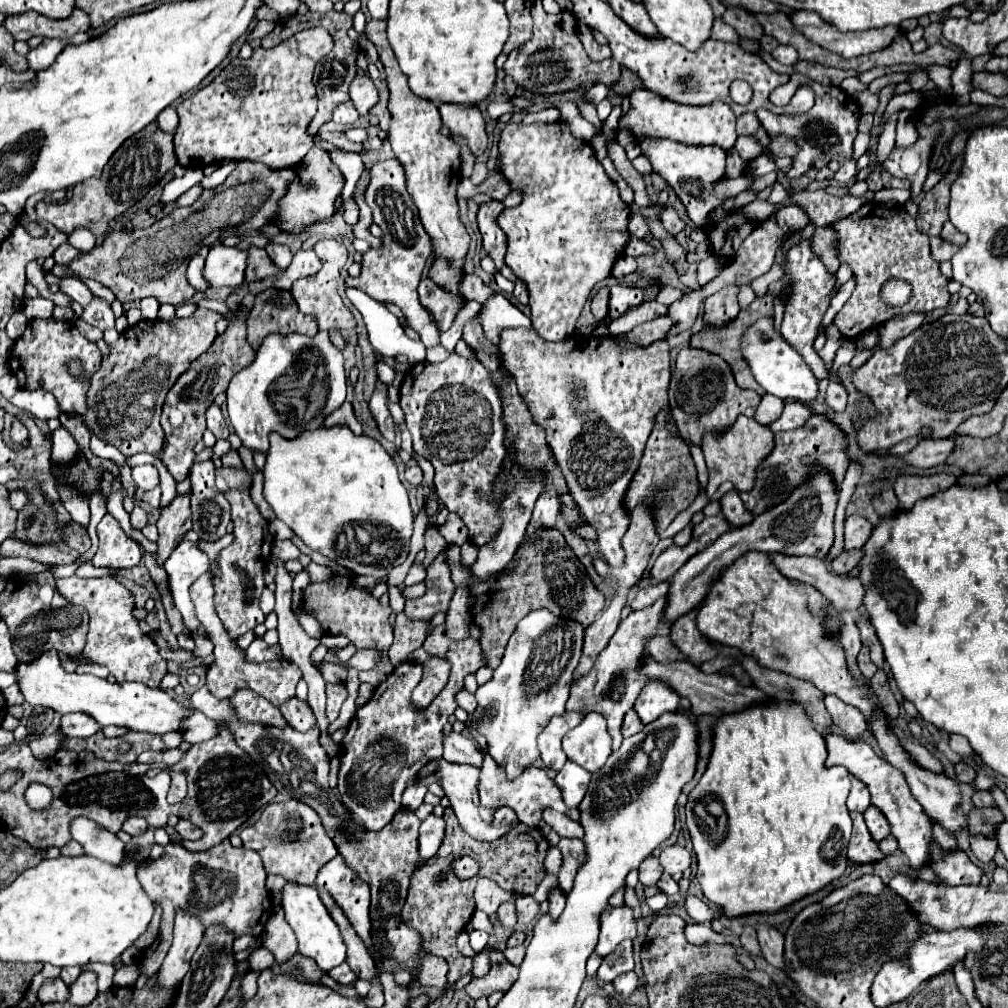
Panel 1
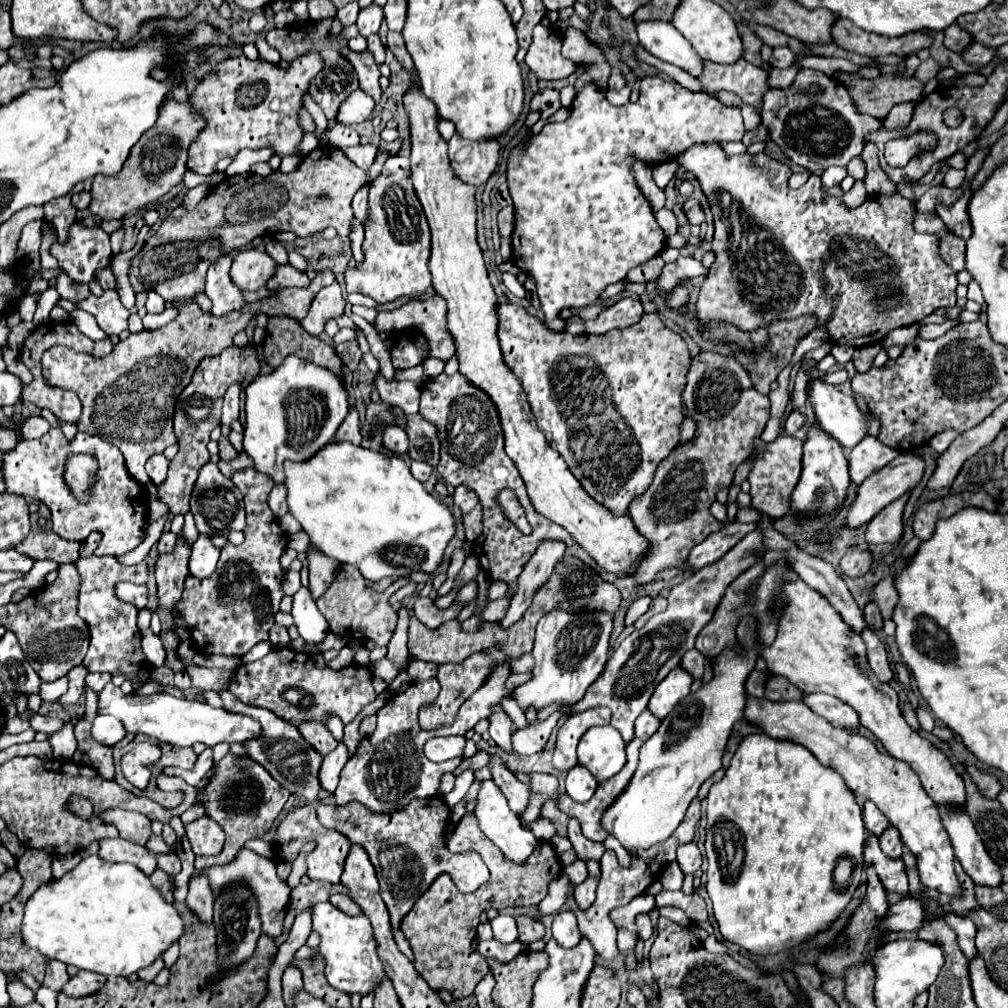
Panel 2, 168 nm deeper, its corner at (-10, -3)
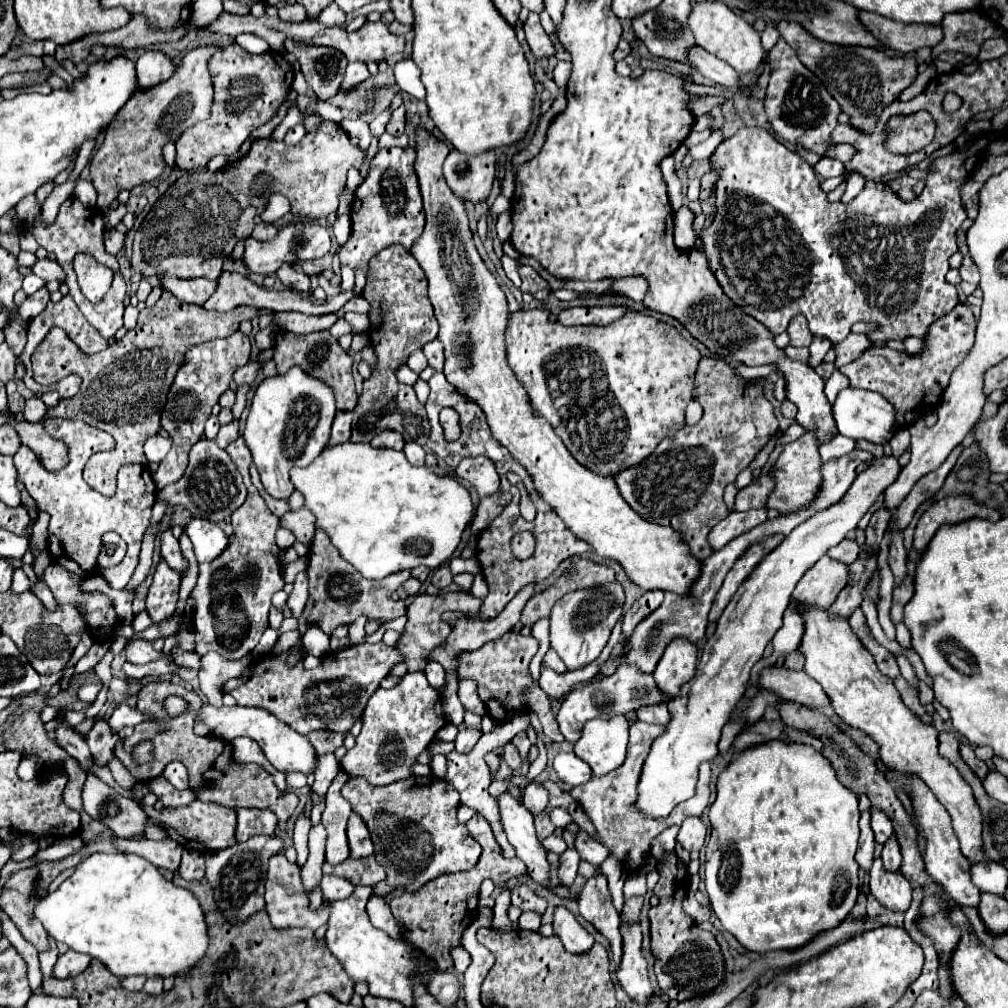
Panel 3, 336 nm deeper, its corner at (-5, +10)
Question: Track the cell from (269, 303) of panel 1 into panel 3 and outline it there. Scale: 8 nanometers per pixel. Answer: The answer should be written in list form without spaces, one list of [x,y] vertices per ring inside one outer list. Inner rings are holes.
[[[280,331],[276,335],[274,345],[274,361],[278,367],[278,373],[284,375],[288,369],[302,367],[302,371],[314,379],[324,381],[326,385],[334,387],[336,395],[336,409],[338,411],[352,411],[358,403],[358,395],[354,393],[354,377],[352,377],[352,357],[338,345],[338,341],[328,331],[316,331],[310,335],[292,335],[286,331]]]

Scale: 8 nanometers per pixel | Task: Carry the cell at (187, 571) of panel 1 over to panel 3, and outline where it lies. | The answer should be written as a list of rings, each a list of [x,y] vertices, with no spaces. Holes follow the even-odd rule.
[[[194,517],[186,525],[186,533],[194,545],[194,553],[196,553],[198,563],[212,561],[212,559],[220,557],[222,551],[230,543],[228,535],[216,523],[212,523],[208,519],[200,519],[200,517]]]

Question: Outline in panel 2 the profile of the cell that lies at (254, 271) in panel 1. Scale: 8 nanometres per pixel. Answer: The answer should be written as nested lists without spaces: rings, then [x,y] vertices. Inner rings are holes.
[[[285,264],[285,266],[277,266],[275,276],[271,276],[267,280],[267,288],[269,290],[281,290],[281,288],[289,288],[289,286],[307,286],[309,282],[311,280],[305,272],[299,272],[291,264]]]

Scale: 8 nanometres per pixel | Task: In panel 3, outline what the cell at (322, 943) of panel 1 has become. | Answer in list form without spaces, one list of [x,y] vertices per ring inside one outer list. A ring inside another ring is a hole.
[[[356,885],[352,895],[344,901],[330,903],[330,919],[326,931],[326,943],[336,959],[344,965],[346,973],[354,981],[364,979],[370,985],[374,997],[400,1001],[404,1007],[414,1007],[414,983],[412,977],[420,977],[422,985],[428,985],[428,975],[438,971],[436,963],[430,961],[424,953],[406,947],[404,943],[392,939],[388,933],[376,929],[366,915],[366,899],[370,897],[372,887]]]

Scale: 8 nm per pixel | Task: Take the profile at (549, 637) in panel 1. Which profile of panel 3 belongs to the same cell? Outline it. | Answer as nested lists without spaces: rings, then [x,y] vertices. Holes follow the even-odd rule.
[[[618,581],[574,591],[570,595],[564,595],[554,605],[554,611],[550,613],[550,647],[558,651],[570,671],[582,669],[594,659],[598,659],[610,639],[614,625],[622,617],[622,607],[624,591]]]

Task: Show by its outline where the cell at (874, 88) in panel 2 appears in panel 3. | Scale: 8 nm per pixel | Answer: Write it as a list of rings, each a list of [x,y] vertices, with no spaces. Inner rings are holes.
[[[794,21],[778,23],[780,35],[798,51],[800,61],[814,71],[824,83],[828,93],[838,101],[842,113],[850,117],[850,125],[862,133],[872,133],[884,107],[894,103],[898,95],[910,87],[918,75],[916,61],[912,57],[890,57],[884,51],[870,47],[840,47],[810,35],[802,25]]]

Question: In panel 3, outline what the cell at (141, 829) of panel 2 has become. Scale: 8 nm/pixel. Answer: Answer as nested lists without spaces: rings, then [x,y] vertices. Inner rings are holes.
[[[94,773],[86,777],[82,797],[84,797],[84,811],[92,819],[110,827],[118,837],[130,839],[134,835],[144,833],[148,819],[142,807],[132,799],[120,795],[116,789],[98,779]]]

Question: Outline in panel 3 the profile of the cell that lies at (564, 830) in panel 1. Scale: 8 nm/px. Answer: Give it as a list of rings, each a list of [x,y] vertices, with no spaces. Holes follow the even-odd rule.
[[[578,831],[576,841],[574,841],[574,847],[578,847],[578,853],[580,853],[580,857],[584,861],[588,861],[588,863],[592,863],[596,867],[602,865],[604,859],[610,855],[610,851],[602,843],[594,841],[586,831]]]

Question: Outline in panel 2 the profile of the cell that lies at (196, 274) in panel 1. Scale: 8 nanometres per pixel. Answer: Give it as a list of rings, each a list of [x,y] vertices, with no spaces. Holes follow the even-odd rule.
[[[223,254],[207,270],[205,294],[213,302],[211,314],[215,314],[215,316],[221,316],[229,310],[237,310],[245,304],[245,300],[241,296],[241,290],[235,288],[235,284],[231,284],[229,268],[231,268],[231,256]]]

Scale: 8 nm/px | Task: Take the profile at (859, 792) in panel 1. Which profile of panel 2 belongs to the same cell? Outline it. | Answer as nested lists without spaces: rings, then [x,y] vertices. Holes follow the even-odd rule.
[[[865,800],[863,804],[863,822],[865,822],[865,828],[875,832],[877,836],[881,836],[881,832],[889,826],[889,820],[879,812],[879,808],[875,808],[871,800]]]

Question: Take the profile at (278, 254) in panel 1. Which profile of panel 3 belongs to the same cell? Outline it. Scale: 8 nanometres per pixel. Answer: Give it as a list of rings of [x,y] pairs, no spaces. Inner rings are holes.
[[[258,223],[256,229],[252,231],[252,237],[258,239],[258,241],[268,241],[268,239],[272,239],[276,233],[278,233],[278,229],[276,229],[274,225],[270,225],[270,223]]]

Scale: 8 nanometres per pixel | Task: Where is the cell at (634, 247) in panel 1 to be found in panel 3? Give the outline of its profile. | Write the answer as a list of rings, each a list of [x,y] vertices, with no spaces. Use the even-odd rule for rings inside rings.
[[[624,277],[624,279],[614,281],[606,293],[608,295],[624,295],[632,301],[642,301],[646,289],[648,289],[648,285],[646,285],[644,277]]]

